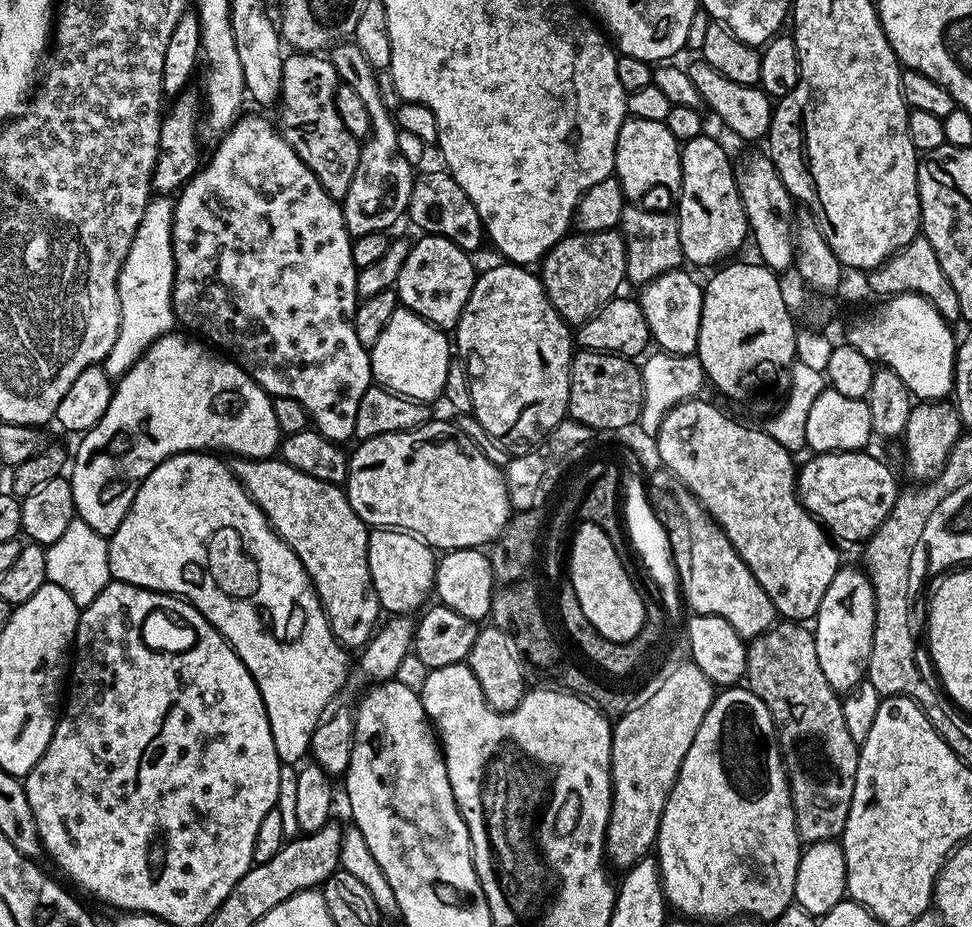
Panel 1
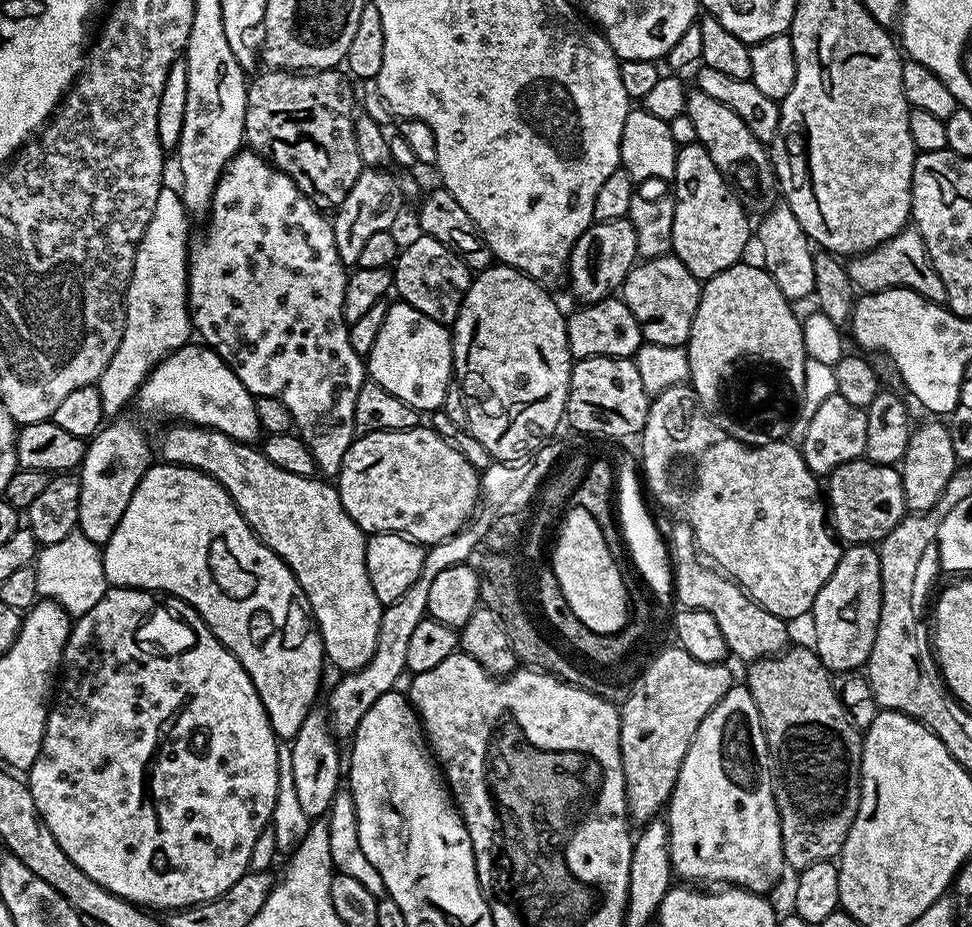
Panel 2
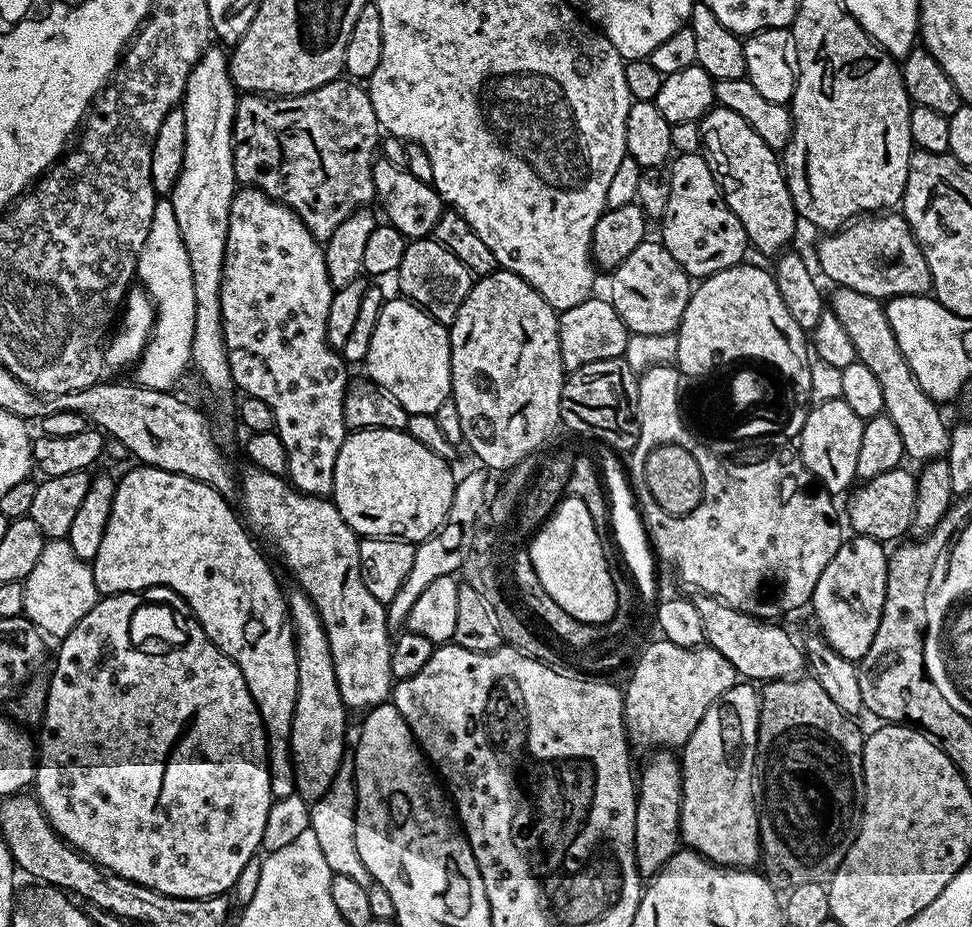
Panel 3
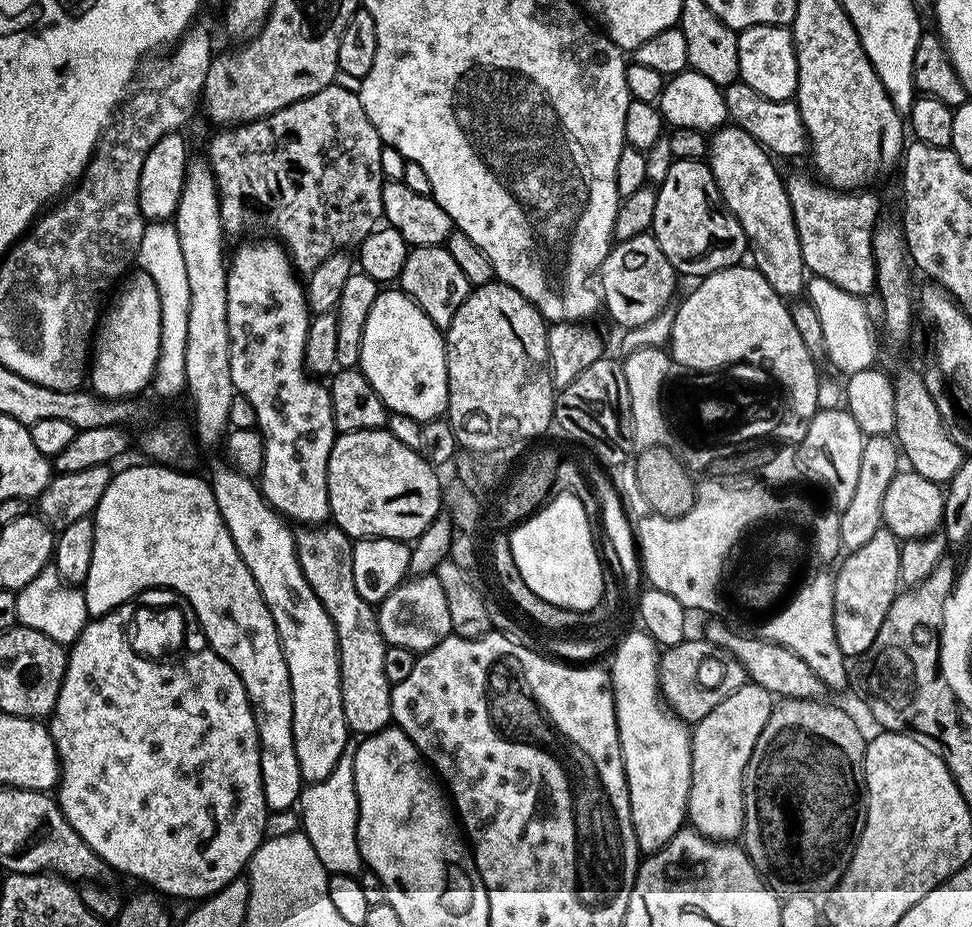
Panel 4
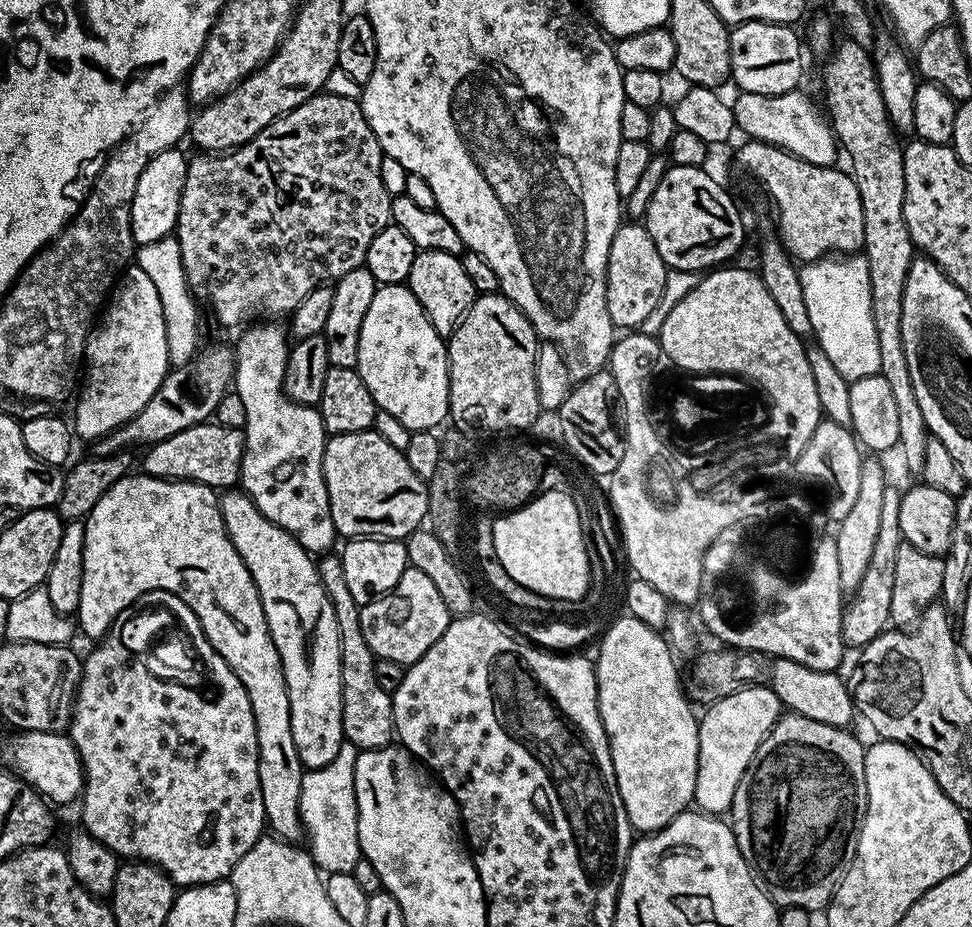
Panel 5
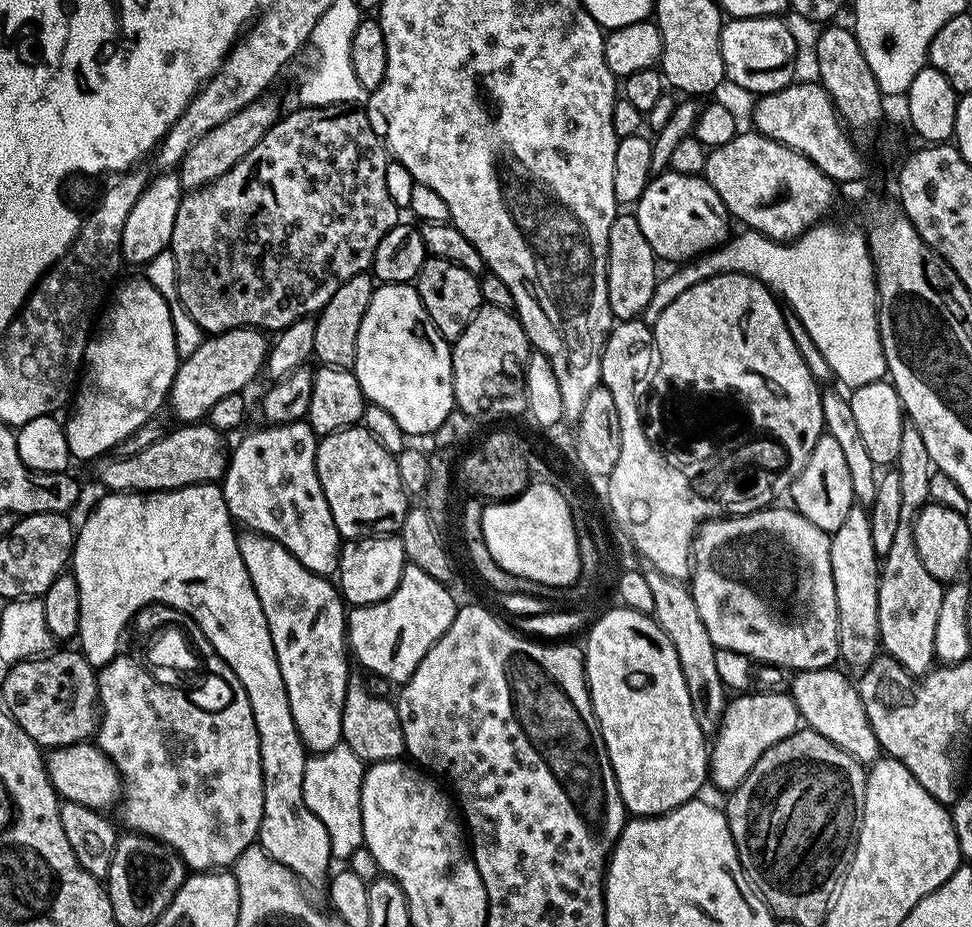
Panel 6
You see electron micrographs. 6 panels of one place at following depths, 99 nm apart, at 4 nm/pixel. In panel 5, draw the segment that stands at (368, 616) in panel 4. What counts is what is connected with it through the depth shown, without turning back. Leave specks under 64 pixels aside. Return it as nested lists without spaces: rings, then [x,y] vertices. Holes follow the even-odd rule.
[[[324,554],[319,557],[318,567],[320,581],[334,606],[334,618],[338,622],[340,635],[340,673],[342,674],[342,722],[344,738],[357,750],[375,750],[387,748],[393,743],[392,698],[374,679],[376,657],[372,655],[370,646],[366,646],[366,638],[360,625],[361,605],[354,602],[350,590],[346,586],[346,577],[342,575],[342,562],[339,555]]]

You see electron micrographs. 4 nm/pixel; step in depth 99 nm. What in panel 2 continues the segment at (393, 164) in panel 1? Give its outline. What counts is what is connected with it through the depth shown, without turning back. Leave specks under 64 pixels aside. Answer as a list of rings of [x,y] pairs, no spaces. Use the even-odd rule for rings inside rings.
[[[364,168],[358,174],[358,182],[350,186],[346,198],[335,209],[331,217],[334,230],[334,246],[338,246],[338,258],[345,266],[358,265],[358,257],[366,246],[366,241],[379,232],[387,232],[400,216],[400,207],[406,197],[400,190],[400,180],[392,177],[384,168]]]

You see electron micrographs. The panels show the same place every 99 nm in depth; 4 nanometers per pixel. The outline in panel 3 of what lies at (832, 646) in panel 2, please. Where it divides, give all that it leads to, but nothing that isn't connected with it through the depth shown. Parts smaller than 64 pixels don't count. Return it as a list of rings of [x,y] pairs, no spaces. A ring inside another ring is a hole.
[[[855,534],[849,537],[838,546],[838,554],[826,562],[826,570],[822,570],[818,586],[814,586],[810,609],[820,623],[818,632],[824,641],[842,654],[842,658],[859,662],[866,650],[870,650],[884,613],[889,553],[885,545],[874,538]]]

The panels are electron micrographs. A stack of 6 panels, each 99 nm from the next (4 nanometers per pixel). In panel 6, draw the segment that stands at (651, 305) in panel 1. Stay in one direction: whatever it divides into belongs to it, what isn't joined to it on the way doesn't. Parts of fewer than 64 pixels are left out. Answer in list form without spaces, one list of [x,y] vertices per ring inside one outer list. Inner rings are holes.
[[[618,214],[610,226],[608,239],[608,269],[606,270],[606,286],[608,287],[608,301],[613,317],[617,321],[634,320],[643,317],[650,298],[654,298],[658,271],[658,258],[646,242],[642,229],[638,227],[635,215]]]

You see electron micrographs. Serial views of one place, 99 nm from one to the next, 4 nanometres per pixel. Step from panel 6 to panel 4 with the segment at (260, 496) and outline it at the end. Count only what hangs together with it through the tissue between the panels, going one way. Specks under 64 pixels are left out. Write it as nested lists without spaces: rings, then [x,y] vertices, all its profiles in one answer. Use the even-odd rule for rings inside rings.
[[[279,242],[272,244],[248,244],[245,248],[237,250],[236,254],[231,255],[228,264],[228,281],[226,282],[226,318],[228,319],[228,329],[230,330],[230,378],[234,382],[237,393],[246,398],[250,398],[250,406],[254,406],[256,411],[256,428],[261,438],[264,440],[264,465],[258,477],[260,490],[264,494],[264,499],[280,513],[281,516],[289,521],[295,522],[300,526],[320,526],[329,519],[328,510],[328,463],[330,462],[330,450],[334,446],[338,435],[334,414],[332,413],[332,399],[319,379],[313,378],[308,369],[304,366],[304,355],[306,354],[306,334],[312,321],[308,306],[308,294],[297,269],[292,263],[288,249]]]

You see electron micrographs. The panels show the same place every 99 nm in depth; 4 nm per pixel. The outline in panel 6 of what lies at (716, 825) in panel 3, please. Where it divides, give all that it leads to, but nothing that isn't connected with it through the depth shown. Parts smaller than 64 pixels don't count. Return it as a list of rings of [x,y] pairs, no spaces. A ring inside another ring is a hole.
[[[752,690],[747,694],[733,695],[724,711],[720,729],[710,744],[708,771],[711,783],[716,783],[724,794],[731,793],[744,781],[746,774],[750,774],[754,762],[774,746],[774,742],[782,742],[782,738],[798,731],[801,724],[800,711],[788,692]]]

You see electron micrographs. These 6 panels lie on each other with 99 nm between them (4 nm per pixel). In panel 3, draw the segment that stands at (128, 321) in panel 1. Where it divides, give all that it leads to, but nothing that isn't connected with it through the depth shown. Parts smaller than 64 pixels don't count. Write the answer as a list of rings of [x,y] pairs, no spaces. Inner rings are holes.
[[[160,198],[156,201],[150,234],[146,234],[136,275],[152,300],[155,320],[148,344],[134,365],[134,380],[150,390],[171,392],[183,378],[184,371],[189,371],[194,338],[194,278],[190,274],[190,258],[186,258],[186,246],[178,230],[178,218],[174,218],[171,199]]]

